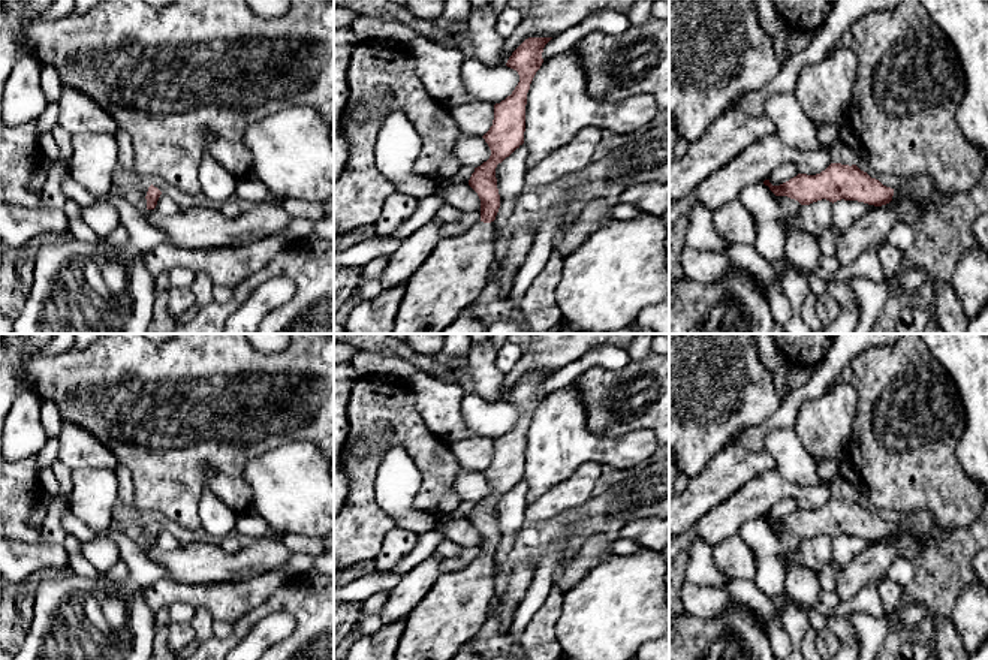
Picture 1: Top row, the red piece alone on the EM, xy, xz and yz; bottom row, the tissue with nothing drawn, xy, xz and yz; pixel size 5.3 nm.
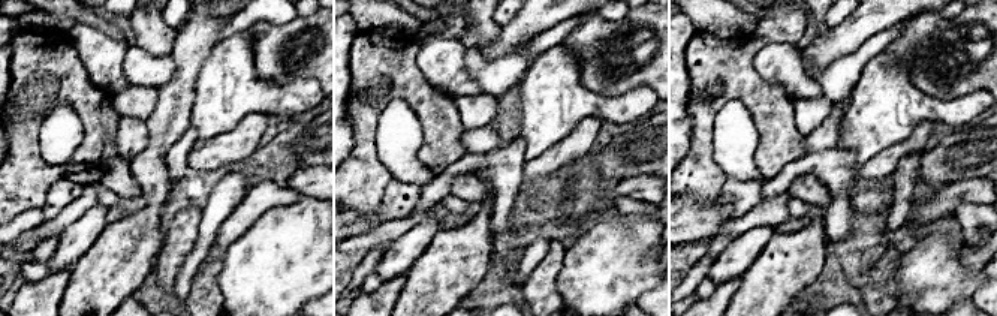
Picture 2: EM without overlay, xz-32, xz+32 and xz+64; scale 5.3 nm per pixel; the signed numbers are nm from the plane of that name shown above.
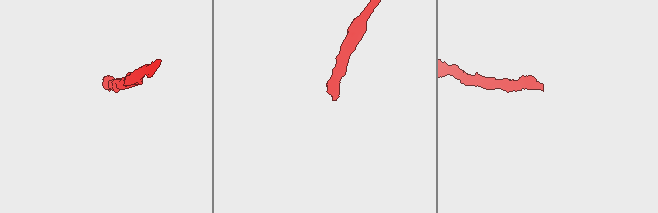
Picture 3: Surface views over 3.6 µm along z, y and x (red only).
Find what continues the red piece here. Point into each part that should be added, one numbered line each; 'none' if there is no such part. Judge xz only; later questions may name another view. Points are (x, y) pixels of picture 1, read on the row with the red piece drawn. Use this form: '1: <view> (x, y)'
1: xz (455, 273)

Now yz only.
1: yz (921, 190)

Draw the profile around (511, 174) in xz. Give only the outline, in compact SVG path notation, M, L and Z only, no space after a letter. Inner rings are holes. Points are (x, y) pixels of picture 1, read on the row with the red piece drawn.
M522 144L495 168L497 189L500 195L500 208L494 220L495 238L512 211L522 204L528 195L525 186L527 156L528 148Z

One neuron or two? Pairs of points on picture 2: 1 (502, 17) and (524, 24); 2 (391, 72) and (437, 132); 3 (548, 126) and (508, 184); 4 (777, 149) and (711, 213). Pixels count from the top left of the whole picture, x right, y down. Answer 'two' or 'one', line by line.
1: two
2: one
3: two
4: two

